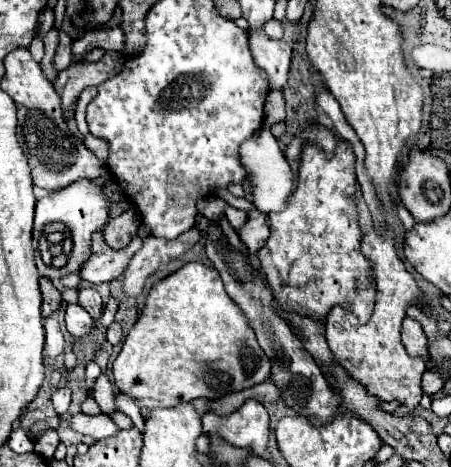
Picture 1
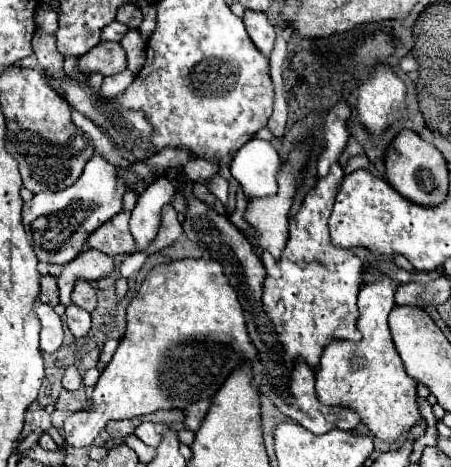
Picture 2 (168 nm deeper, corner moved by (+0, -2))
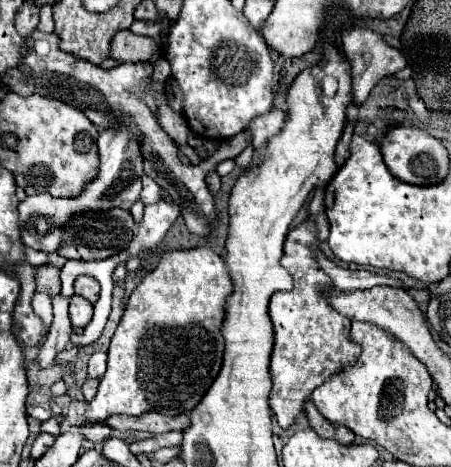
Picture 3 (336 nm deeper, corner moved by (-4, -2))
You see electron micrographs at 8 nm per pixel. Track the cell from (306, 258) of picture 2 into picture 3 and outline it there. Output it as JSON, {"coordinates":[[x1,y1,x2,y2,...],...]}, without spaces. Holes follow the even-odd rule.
{"coordinates":[[318,214,316,220,306,220,288,232,288,238,284,242,282,266,290,272,290,276,294,280,294,288,290,292,276,292,268,304,268,314,272,318,274,334,276,334,274,336,276,340,274,340,274,352,272,352,272,366,270,366,270,374,272,374,272,382,274,382,274,388,270,394,270,408,272,408,280,428,284,428,284,430,294,424,298,414,304,410,304,402,310,400,310,394,314,392,314,388,318,388,322,382,326,382,326,378,332,378,334,374,338,374,340,370,350,366,350,362,354,362,354,358,358,358,358,354,360,354,360,346,348,340,350,320,346,316,338,314,326,302,326,296,324,296,324,290,330,288,332,282,324,274,324,270,318,266,318,262,314,260,314,252,318,250,318,240,326,240,326,238,328,238,326,214]]}

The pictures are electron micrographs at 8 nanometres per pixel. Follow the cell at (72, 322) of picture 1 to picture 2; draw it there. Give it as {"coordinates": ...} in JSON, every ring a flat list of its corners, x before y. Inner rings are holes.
{"coordinates":[[70,304,66,308,66,324,76,338,84,338,90,330,90,314,76,304]]}

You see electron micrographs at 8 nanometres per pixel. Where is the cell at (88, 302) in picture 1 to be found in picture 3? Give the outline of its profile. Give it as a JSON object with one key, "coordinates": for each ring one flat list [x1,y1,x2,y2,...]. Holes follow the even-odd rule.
{"coordinates":[[78,276,74,288,76,288,76,294,78,294,78,296,84,296,84,298,90,300,92,304,98,300,100,284,98,284,96,278,92,278,92,276]]}

